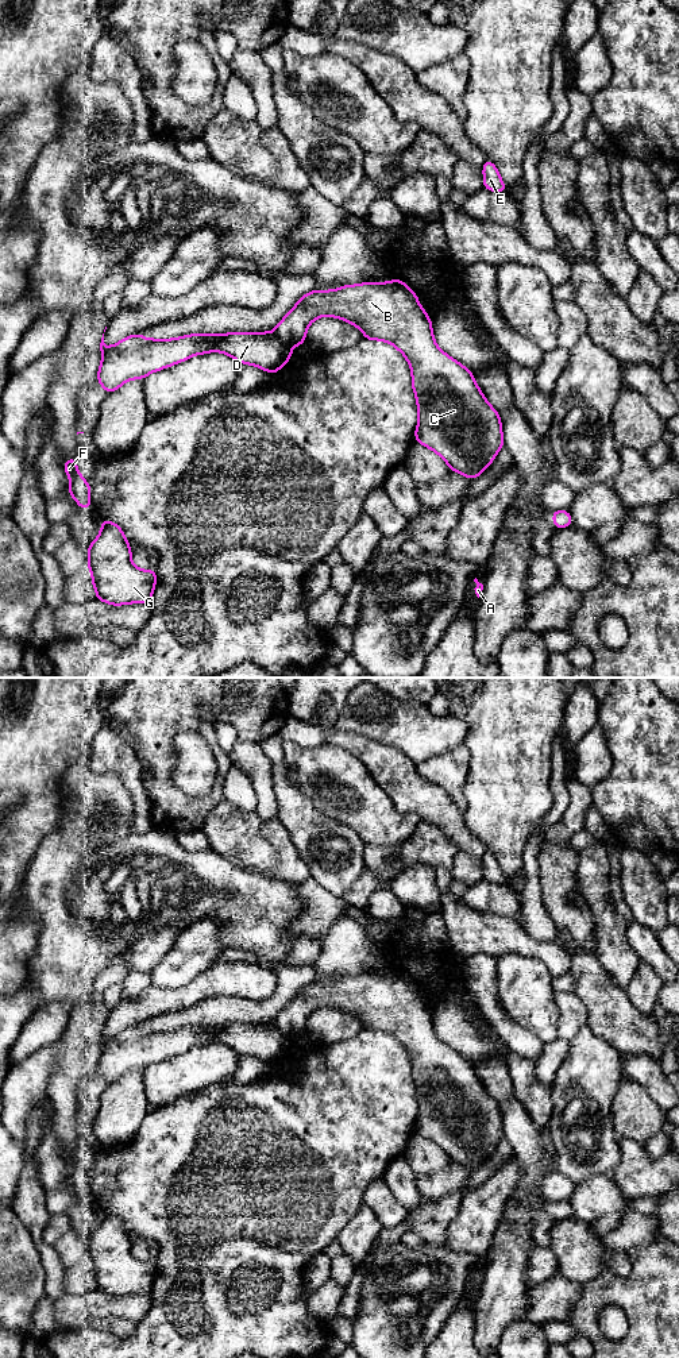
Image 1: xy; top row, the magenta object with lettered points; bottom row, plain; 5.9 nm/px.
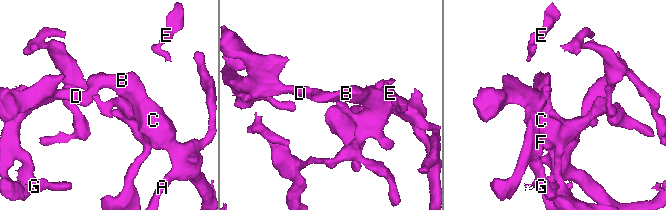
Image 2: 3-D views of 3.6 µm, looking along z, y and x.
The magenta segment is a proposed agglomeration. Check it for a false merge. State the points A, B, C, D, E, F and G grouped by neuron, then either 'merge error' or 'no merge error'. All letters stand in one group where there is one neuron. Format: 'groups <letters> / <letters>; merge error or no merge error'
groups A B C / D E F G; merge error

